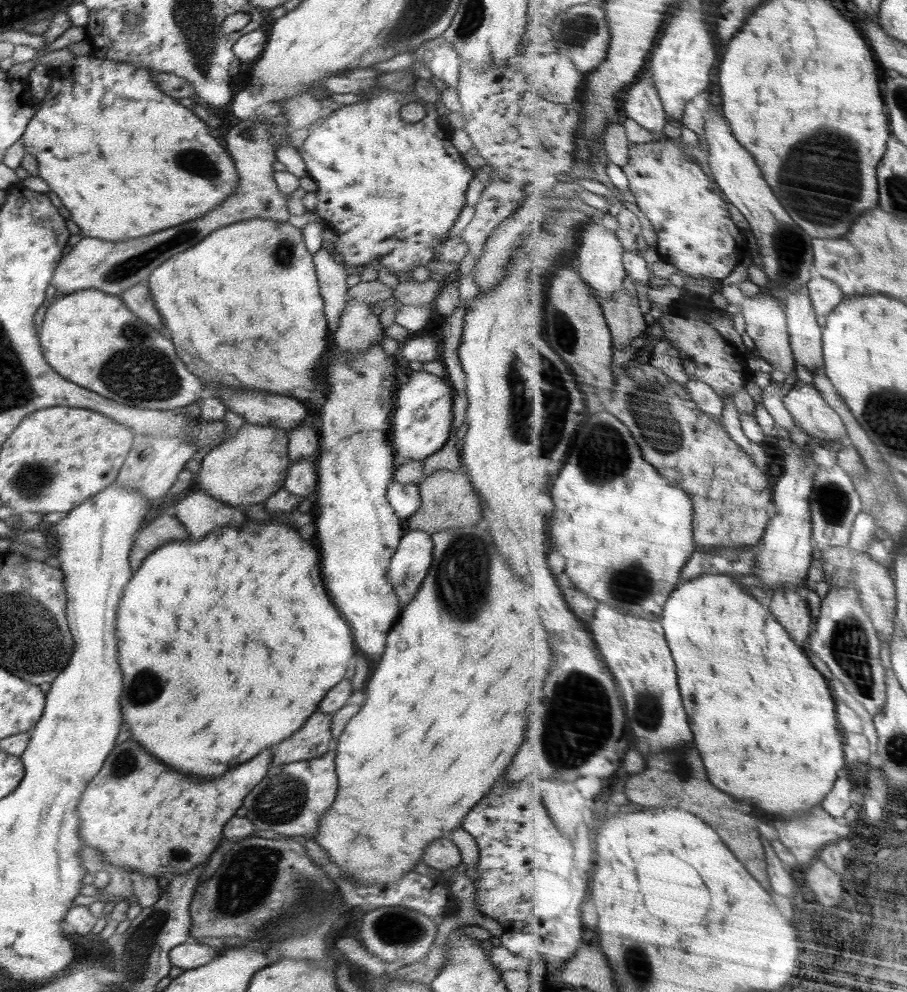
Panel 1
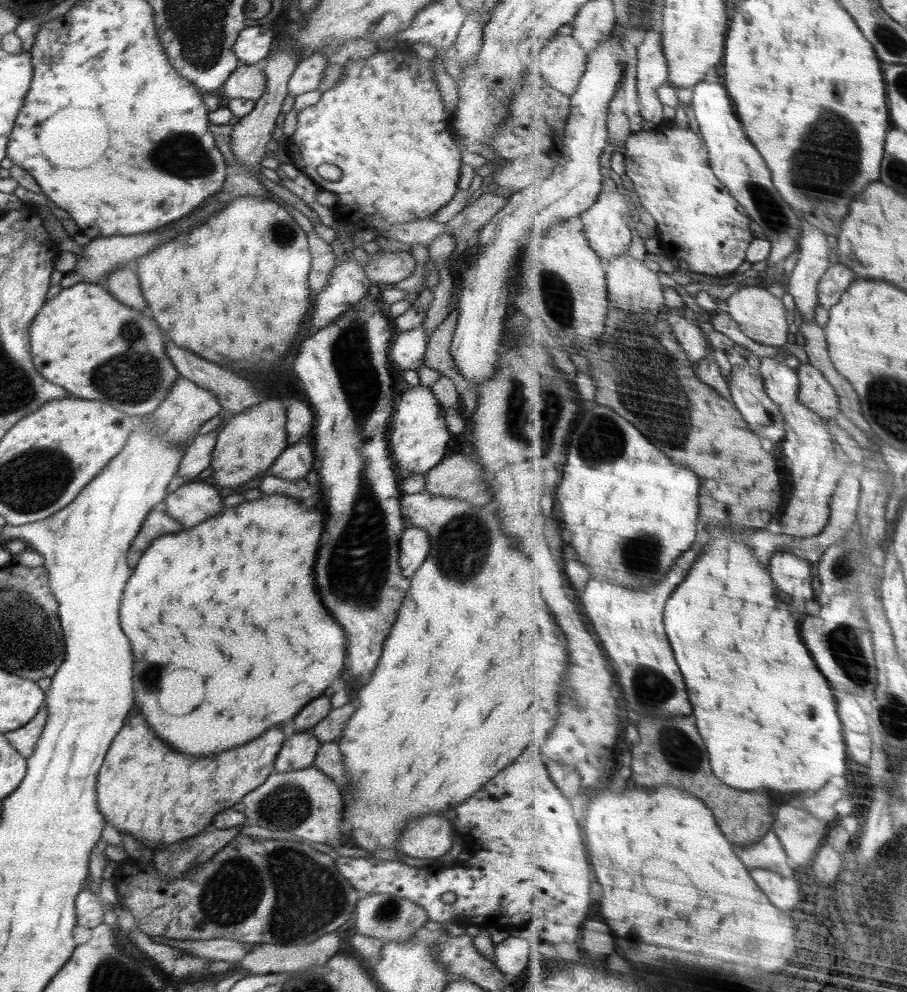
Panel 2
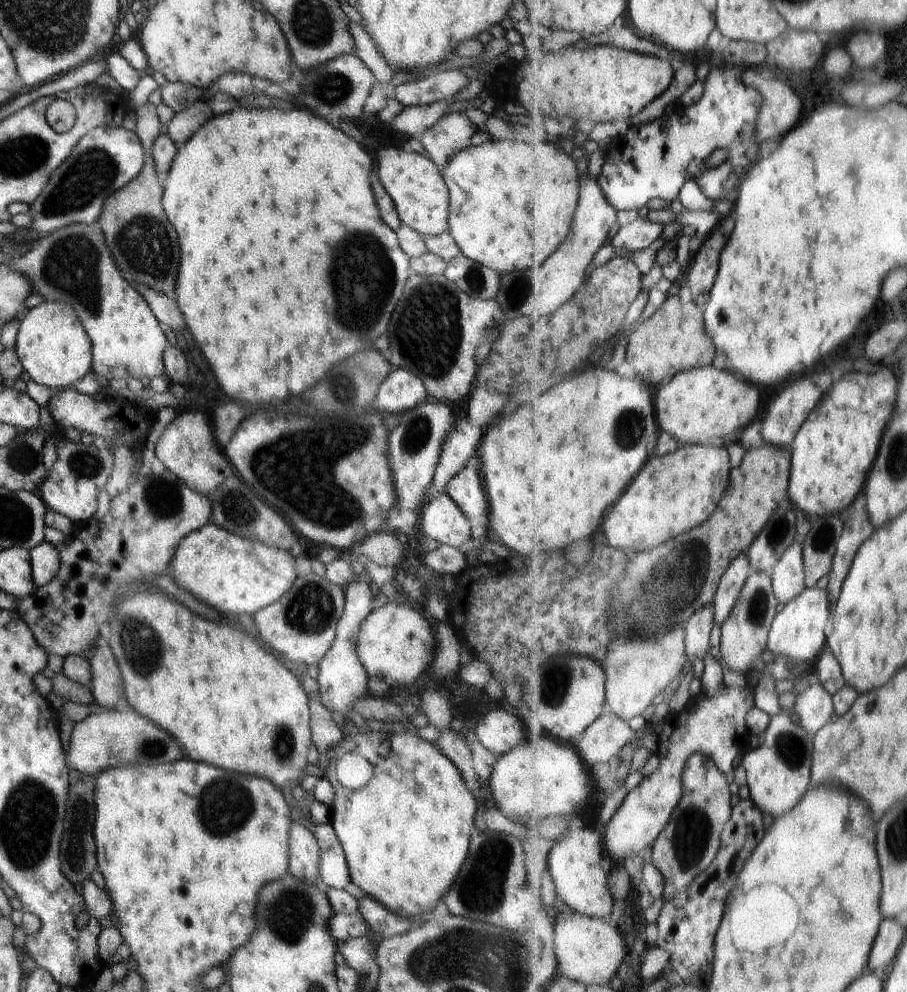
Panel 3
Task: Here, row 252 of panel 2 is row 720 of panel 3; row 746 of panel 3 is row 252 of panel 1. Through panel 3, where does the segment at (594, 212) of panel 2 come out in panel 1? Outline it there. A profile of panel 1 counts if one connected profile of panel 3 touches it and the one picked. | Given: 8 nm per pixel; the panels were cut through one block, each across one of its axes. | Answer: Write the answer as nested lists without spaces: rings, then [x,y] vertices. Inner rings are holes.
[[[598,217],[590,220],[588,225],[582,231],[580,249],[576,258],[578,258],[578,269],[583,278],[590,286],[594,286],[599,300],[602,303],[605,300],[611,300],[621,291],[624,286],[624,280],[628,278],[628,271],[624,262],[624,253],[628,251],[624,248],[622,240],[614,233],[606,229],[599,222]]]

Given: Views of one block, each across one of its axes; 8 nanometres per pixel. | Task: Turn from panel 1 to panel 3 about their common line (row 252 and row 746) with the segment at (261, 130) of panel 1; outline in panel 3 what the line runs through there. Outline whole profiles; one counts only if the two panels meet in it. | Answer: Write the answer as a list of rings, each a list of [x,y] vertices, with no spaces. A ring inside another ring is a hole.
[[[115,708],[102,709],[74,725],[65,761],[69,770],[76,769],[76,772],[86,776],[98,776],[102,770],[120,764],[150,764],[150,744],[152,764],[170,764],[182,758],[180,750],[176,748],[176,742],[164,730],[150,724],[132,708],[126,712],[116,711]]]

